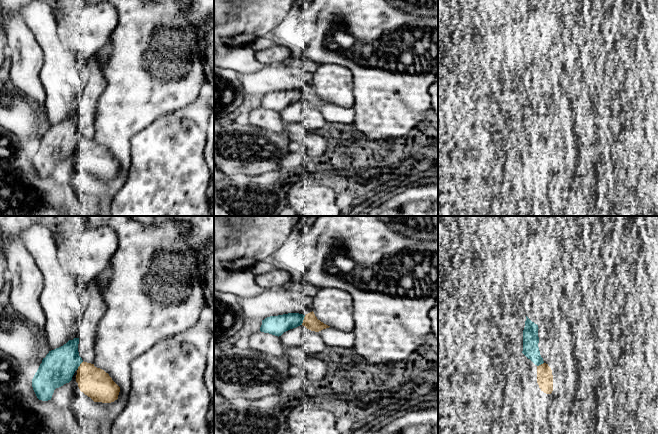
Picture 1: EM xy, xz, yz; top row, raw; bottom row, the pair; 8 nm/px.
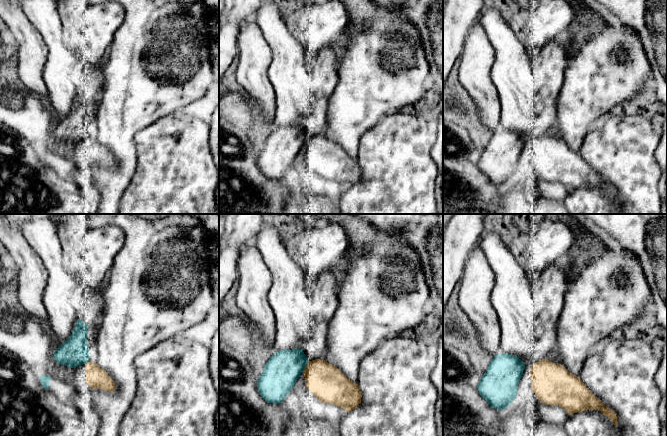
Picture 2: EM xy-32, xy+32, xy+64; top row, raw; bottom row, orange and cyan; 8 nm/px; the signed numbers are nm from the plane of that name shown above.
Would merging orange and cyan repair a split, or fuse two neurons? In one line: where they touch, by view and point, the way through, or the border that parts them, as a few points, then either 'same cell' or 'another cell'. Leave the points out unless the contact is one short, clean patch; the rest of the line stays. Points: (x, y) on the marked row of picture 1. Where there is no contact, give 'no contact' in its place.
contact xz (303, 320); another cell

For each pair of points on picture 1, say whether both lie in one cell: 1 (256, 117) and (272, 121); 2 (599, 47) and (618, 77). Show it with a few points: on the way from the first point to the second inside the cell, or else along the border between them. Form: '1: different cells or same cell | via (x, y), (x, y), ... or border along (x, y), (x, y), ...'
1: same cell | via (260, 118), (268, 120)
2: same cell | via (605, 54), (617, 70)

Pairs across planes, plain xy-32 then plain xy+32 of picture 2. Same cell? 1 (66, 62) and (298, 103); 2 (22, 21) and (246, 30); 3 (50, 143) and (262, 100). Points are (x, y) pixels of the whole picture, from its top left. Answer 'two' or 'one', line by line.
1: one
2: one
3: two

